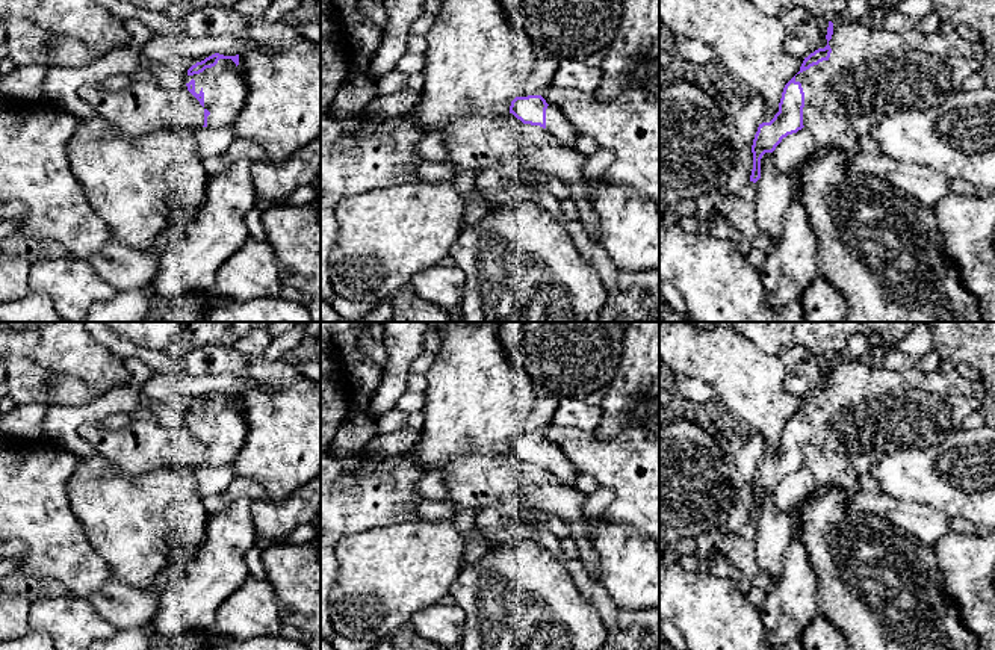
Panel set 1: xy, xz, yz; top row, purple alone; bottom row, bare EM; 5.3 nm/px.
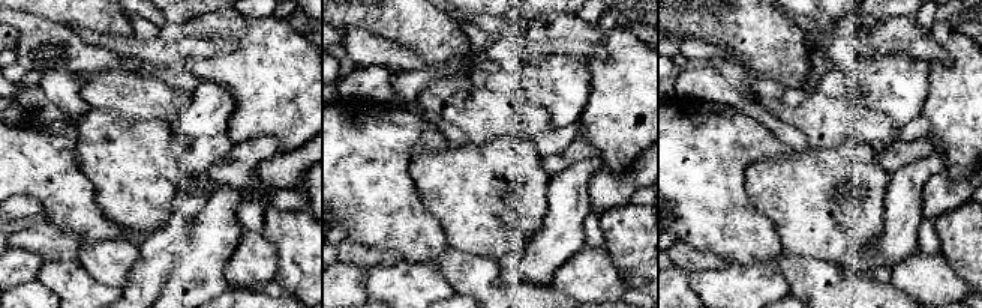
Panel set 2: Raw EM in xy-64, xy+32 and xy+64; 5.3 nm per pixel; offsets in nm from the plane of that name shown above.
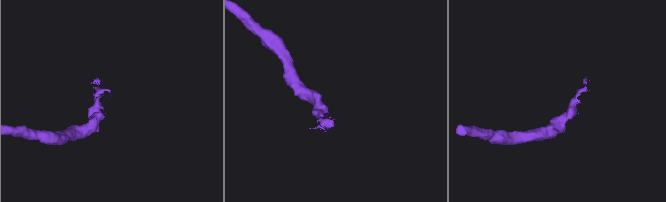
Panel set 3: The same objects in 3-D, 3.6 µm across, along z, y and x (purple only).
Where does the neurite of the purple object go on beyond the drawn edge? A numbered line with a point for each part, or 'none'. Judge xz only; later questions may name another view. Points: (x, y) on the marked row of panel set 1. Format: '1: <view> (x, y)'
1: xz (557, 124)

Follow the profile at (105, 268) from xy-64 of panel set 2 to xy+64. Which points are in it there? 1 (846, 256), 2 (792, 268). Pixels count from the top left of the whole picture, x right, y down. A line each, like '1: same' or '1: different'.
1: different
2: same

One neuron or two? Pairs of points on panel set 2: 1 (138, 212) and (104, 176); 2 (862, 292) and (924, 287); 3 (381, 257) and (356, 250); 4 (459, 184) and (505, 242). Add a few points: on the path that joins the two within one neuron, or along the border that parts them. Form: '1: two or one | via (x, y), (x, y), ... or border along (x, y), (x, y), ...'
1: one | via (131, 203), (113, 185)
2: two | border along (889, 280), (903, 292)
3: one | via (375, 257), (362, 256)
4: one | via (474, 199), (499, 227)

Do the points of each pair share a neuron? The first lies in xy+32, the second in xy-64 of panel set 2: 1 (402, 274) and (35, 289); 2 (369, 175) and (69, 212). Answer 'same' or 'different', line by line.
1: different
2: same

